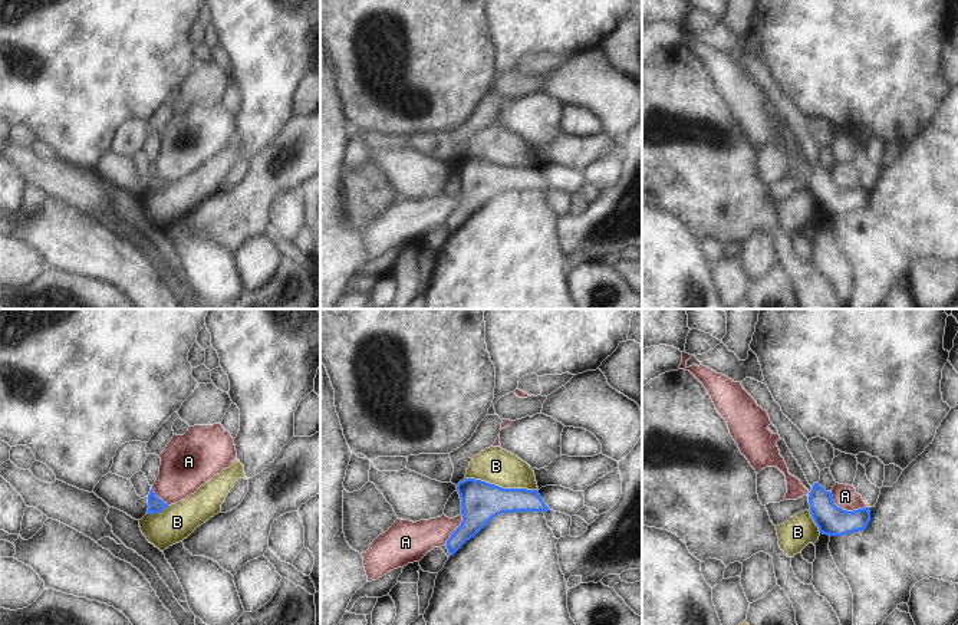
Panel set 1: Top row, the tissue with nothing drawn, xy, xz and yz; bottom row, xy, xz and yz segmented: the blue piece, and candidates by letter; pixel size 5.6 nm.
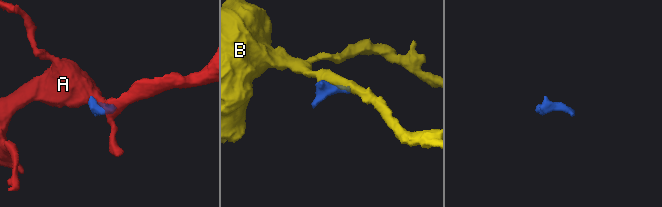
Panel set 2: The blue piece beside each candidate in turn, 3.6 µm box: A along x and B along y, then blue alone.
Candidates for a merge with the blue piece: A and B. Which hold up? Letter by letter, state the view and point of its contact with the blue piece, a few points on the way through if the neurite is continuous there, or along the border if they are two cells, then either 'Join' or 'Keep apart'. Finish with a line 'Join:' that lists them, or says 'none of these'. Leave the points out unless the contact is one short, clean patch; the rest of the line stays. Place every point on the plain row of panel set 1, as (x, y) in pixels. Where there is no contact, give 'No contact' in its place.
A: Touches blue at yz (845, 188). Keep apart
B: Touches blue at xz (501, 165). Boundary: xz (466, 155), (503, 165), (537, 168). Keep apart
Join: none of these.

